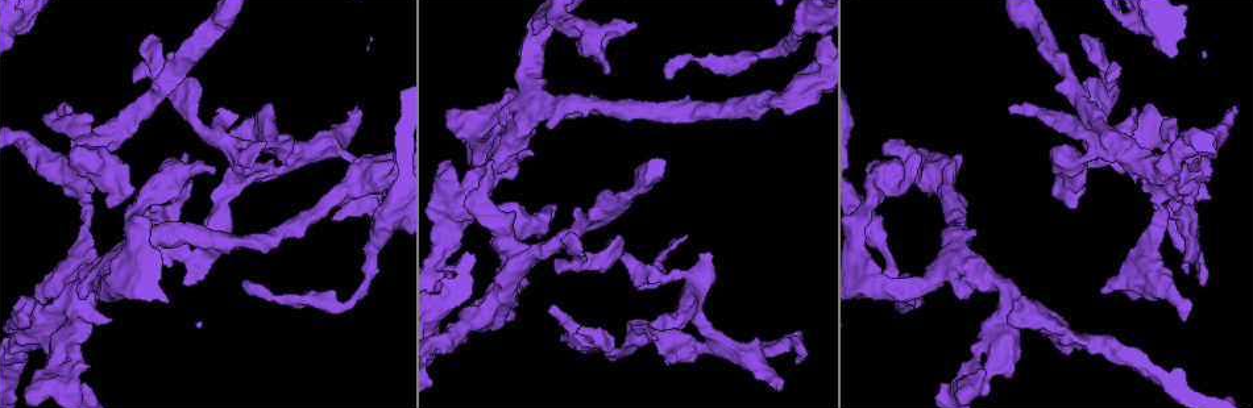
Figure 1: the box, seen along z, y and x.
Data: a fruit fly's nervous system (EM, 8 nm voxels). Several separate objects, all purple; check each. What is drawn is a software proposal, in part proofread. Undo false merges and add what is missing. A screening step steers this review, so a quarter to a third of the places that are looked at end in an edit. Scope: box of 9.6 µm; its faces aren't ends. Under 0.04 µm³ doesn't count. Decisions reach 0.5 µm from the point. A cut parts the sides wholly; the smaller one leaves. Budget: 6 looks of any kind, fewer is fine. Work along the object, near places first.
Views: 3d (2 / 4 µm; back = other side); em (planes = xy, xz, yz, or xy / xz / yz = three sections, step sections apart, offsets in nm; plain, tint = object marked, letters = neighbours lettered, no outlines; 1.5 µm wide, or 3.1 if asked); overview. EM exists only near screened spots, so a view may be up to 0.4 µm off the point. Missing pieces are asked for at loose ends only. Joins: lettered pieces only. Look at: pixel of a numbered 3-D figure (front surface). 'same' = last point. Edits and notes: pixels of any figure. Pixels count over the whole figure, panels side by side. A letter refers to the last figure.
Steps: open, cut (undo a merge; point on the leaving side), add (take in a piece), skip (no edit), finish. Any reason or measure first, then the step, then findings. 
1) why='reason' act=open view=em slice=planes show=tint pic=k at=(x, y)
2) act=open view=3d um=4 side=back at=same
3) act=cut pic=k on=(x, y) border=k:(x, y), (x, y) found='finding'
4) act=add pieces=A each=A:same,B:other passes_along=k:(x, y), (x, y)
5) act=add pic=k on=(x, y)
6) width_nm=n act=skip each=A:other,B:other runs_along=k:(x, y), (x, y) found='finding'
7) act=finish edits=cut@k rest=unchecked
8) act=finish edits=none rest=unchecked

why='free end' act=open view=em slice=xy step=4 show=tint pic=1 at=(1181, 319)

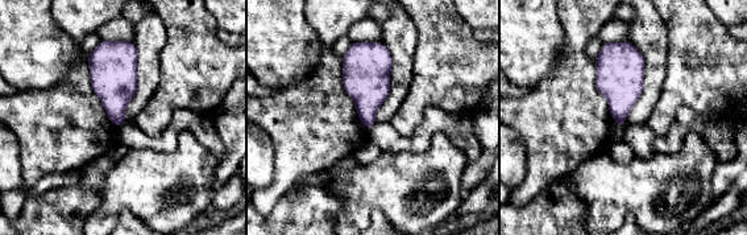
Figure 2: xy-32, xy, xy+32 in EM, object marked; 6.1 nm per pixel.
act=open view=em slice=planes show=tint at=same

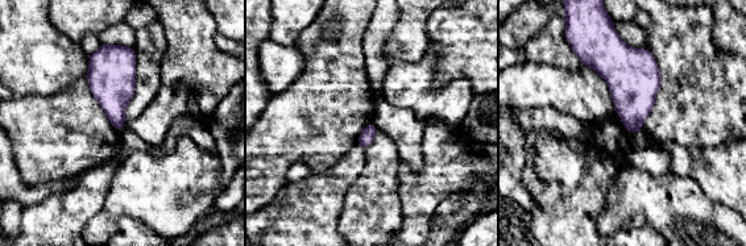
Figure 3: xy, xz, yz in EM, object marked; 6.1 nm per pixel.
why='see the neighbours' act=open view=em slice=planes show=letters at=same

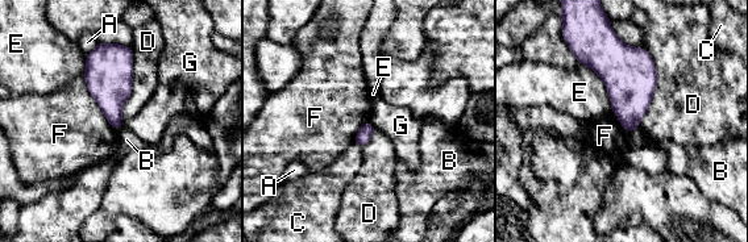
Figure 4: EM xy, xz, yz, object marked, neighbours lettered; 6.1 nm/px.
act=skip each=A:other,B:other,C:other,D:other,E:other,F:other,G:other border=4:(123, 119), (120, 126) found='none of them fits'

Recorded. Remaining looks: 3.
why='branch stops here' act=open view=3d um=4 pic=1 at=(185, 285)

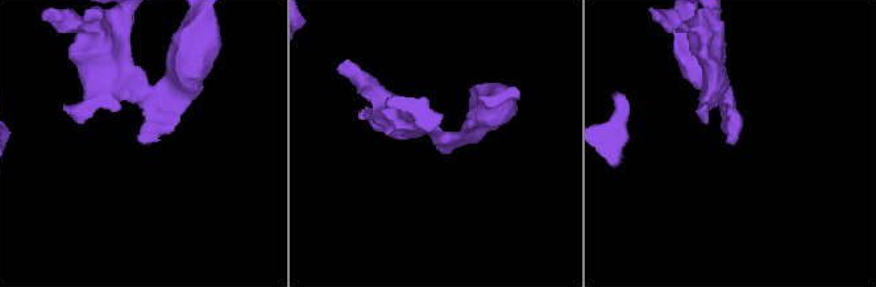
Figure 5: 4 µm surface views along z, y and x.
act=open view=em slice=planes show=plain pic=5 at=(142, 143)

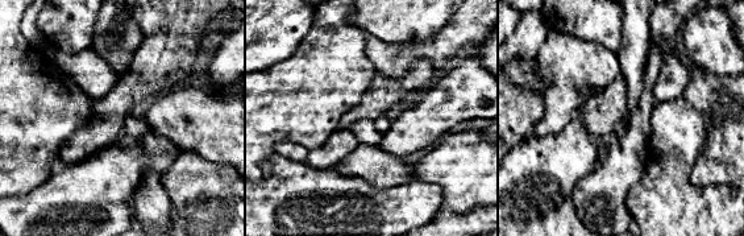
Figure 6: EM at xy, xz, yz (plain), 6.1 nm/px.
why='see the neighbours' act=open view=em slice=planes show=letters at=same

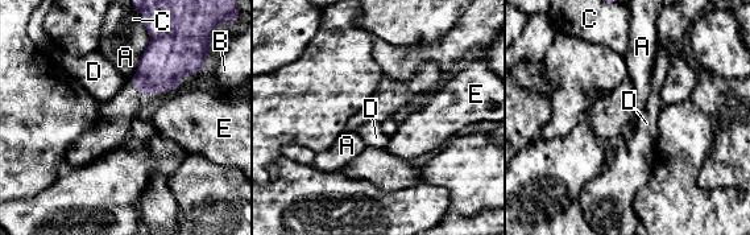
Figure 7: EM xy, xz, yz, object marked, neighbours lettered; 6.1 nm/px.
act=skip each=A:other,B:other,C:other,D:other,E:other border=7:(144, 20), (150, 42), (132, 78) found='no lettered piece goes on from it'

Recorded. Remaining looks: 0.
act=finish edits=none rest=unchecked

